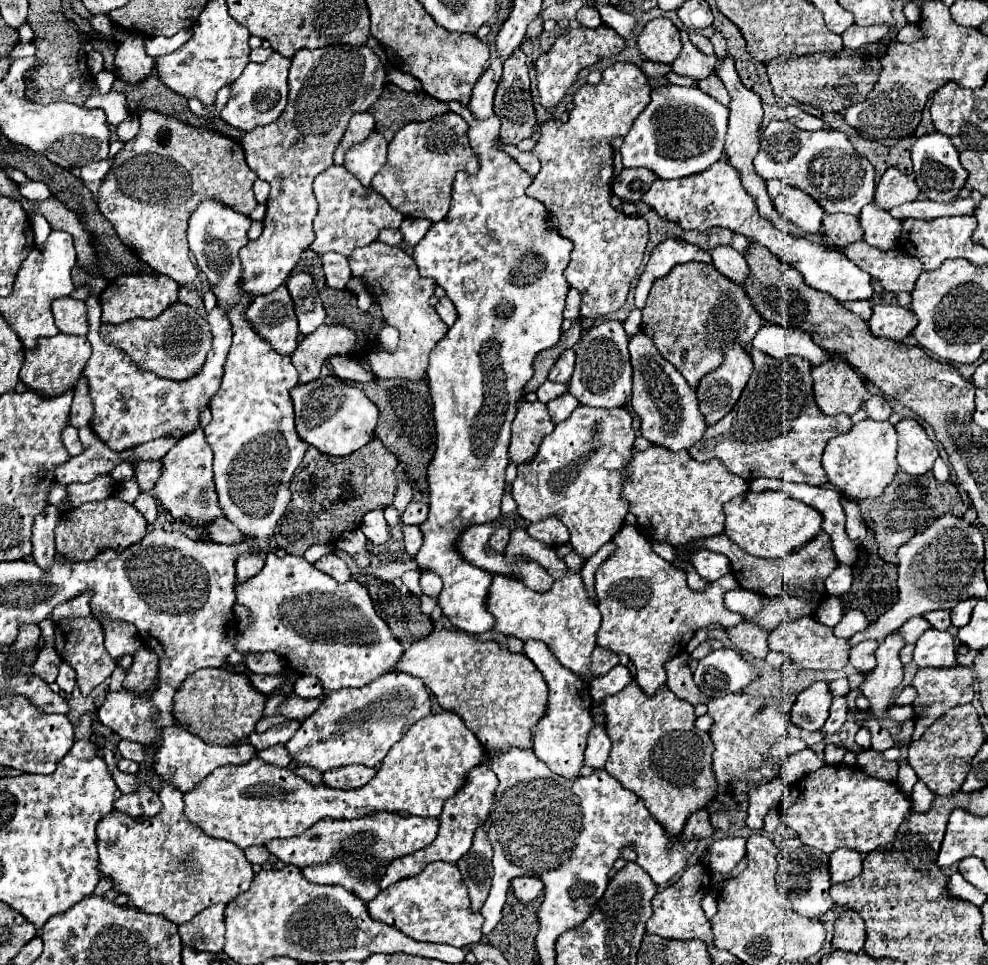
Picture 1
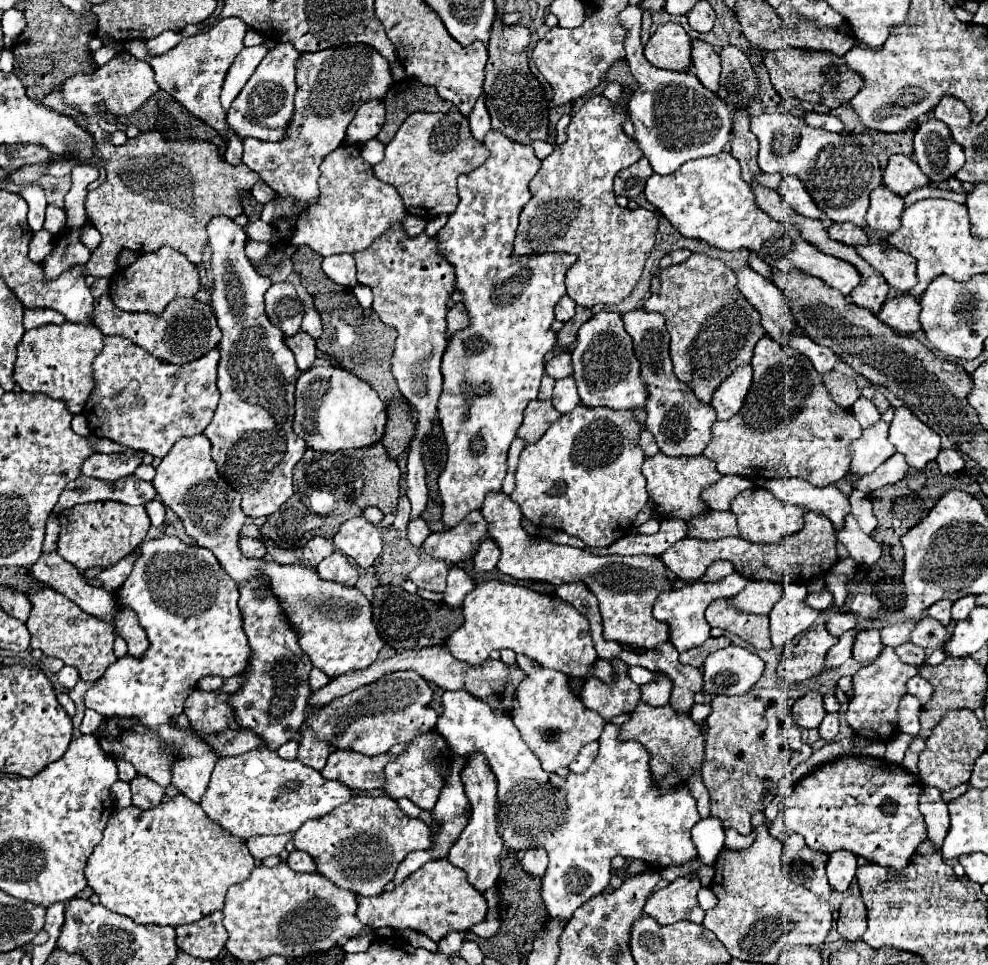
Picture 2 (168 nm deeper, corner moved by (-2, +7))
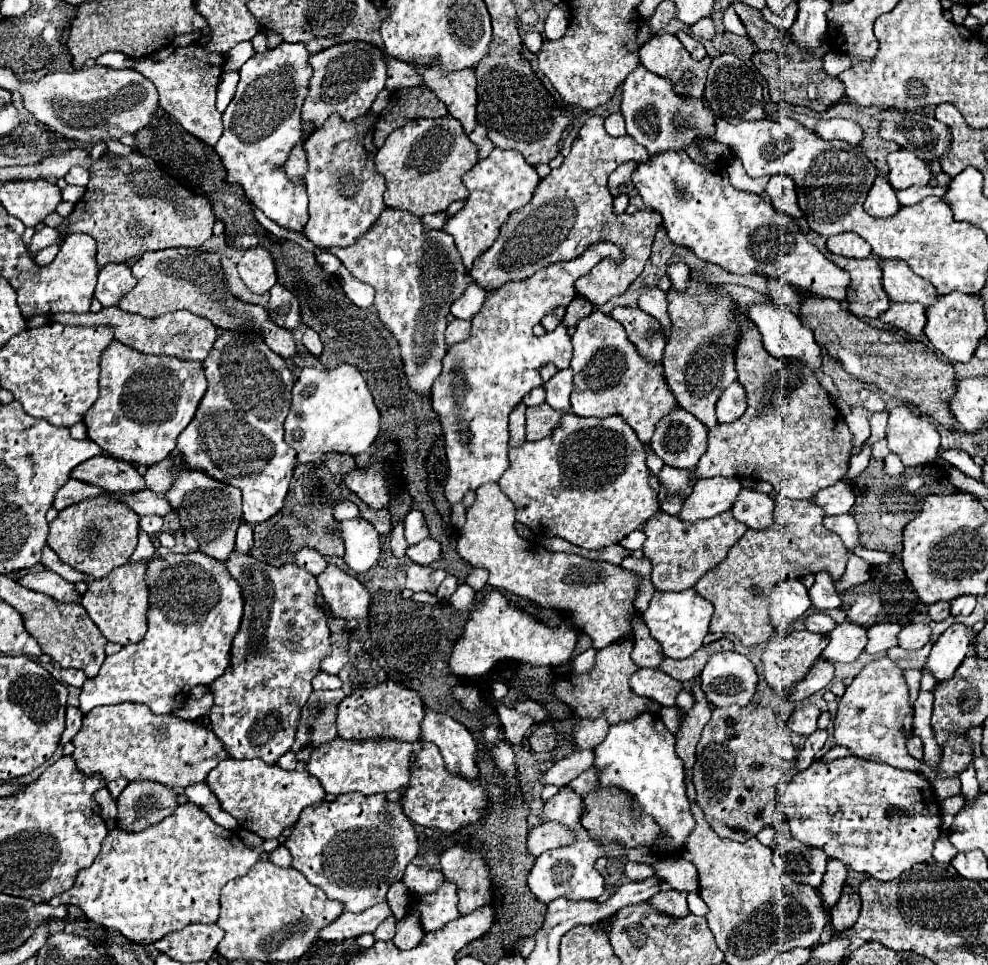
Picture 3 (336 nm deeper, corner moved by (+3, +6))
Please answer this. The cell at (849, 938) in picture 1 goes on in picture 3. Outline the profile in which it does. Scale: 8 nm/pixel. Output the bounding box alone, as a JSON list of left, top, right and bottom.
[830,888,860,932]

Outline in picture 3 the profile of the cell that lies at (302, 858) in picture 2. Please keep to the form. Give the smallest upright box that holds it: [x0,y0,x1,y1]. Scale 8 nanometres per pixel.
[270,846,290,868]

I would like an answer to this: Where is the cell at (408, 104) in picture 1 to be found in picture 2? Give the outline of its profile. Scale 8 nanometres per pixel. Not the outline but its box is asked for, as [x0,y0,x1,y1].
[377,77,453,145]

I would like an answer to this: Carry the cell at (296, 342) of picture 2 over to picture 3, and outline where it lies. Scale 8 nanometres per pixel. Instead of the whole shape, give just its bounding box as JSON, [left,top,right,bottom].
[118,248,296,358]

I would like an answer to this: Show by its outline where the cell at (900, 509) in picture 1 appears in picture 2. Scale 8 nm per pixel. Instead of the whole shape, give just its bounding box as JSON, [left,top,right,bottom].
[869,467,955,561]

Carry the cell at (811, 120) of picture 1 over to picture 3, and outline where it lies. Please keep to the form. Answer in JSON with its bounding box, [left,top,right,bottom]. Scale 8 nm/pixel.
[814,118,864,146]

